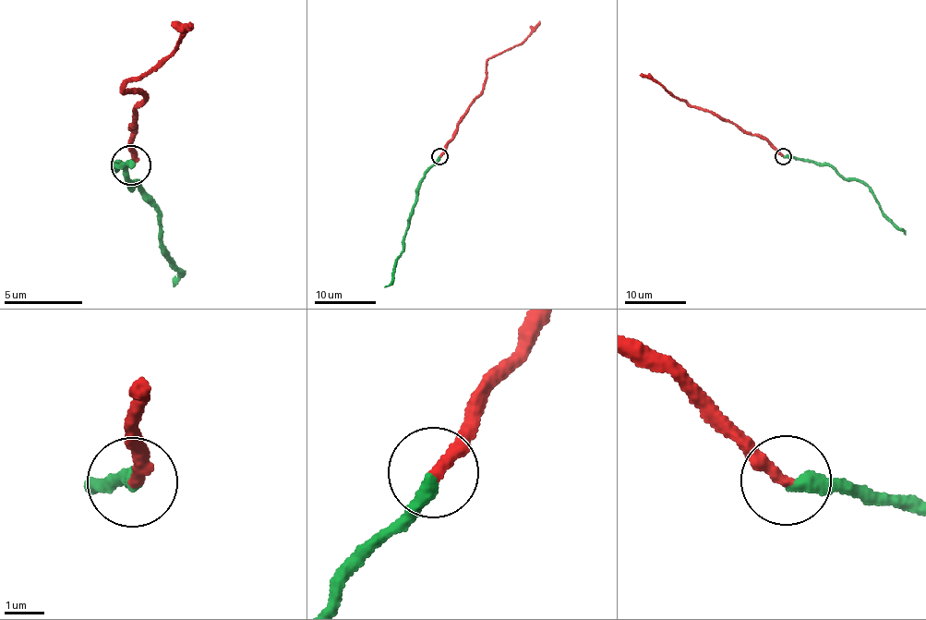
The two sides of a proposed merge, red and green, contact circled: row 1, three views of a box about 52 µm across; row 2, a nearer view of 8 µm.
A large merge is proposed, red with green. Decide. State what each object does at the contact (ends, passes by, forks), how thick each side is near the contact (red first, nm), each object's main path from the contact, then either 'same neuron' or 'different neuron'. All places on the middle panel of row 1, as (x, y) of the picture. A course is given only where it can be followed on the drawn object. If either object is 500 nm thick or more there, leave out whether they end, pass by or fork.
red ends there; green ends there; 320 nm thick on the red side, 360 nm on the other; red runs (439, 156), (452, 138), (462, 115), (482, 91), (487, 62), (518, 45), (540, 20); green runs (439, 157), (425, 175), (390, 283), (384, 286); different neuron

